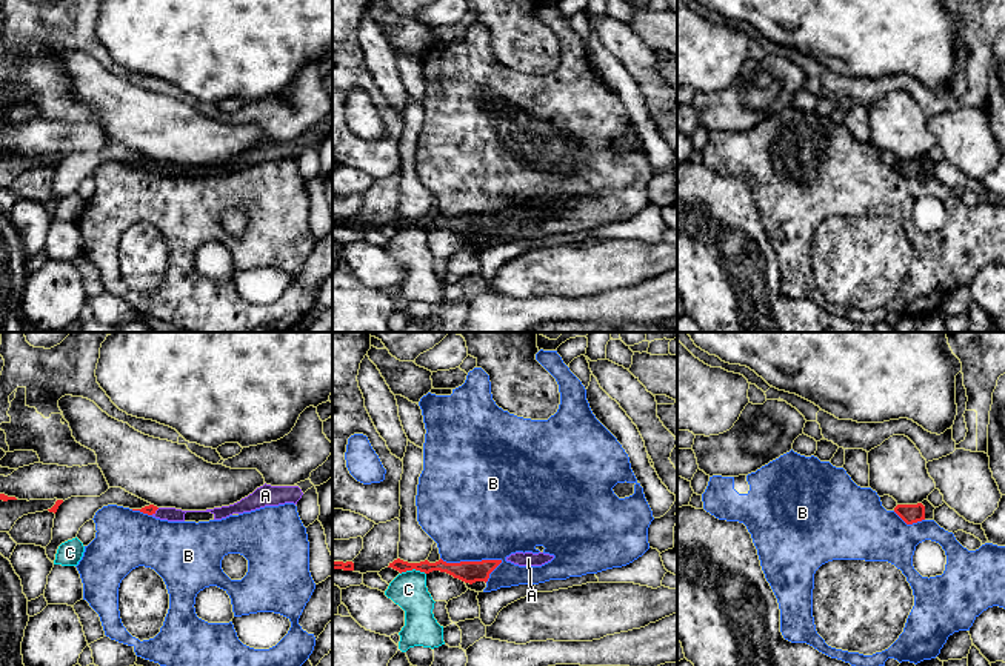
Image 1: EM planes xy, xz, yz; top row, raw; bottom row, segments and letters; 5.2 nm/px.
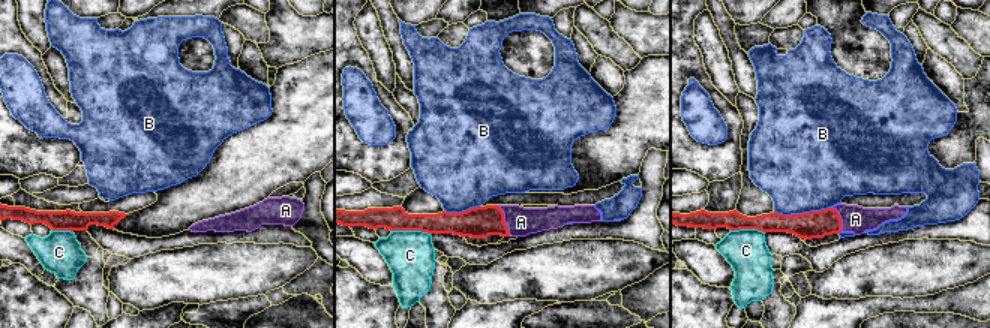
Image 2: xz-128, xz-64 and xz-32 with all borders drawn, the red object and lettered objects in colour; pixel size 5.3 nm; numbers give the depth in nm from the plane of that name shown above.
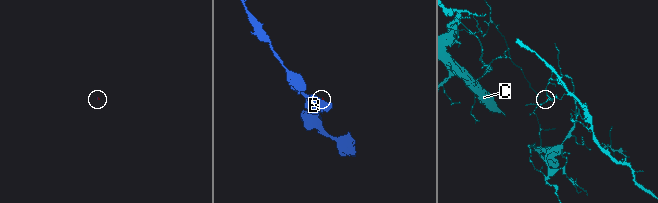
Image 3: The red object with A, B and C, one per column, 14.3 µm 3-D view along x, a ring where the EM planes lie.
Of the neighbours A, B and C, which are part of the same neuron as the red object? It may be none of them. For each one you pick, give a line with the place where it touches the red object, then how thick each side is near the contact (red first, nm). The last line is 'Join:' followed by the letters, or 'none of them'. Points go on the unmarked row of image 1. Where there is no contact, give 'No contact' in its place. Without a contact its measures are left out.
A: Touches red at xy (154, 166). Thickness 50 nm (red) against 80 nm
Join: A

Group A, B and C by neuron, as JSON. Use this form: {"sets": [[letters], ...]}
{"sets": [["A"], ["B"], ["C"]]}

